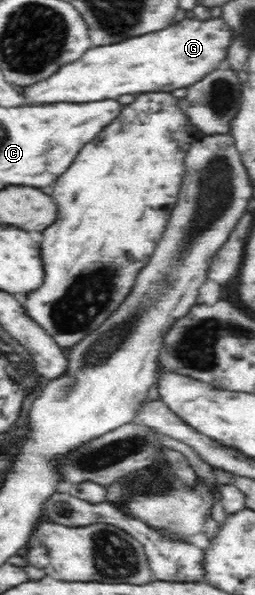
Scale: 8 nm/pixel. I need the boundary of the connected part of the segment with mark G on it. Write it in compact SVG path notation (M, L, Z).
M220 17L212 21L186 18L155 34L127 39L116 45L93 47L81 59L64 64L46 79L24 85L21 101L28 106L52 106L187 88L220 67L230 41L232 32Z

